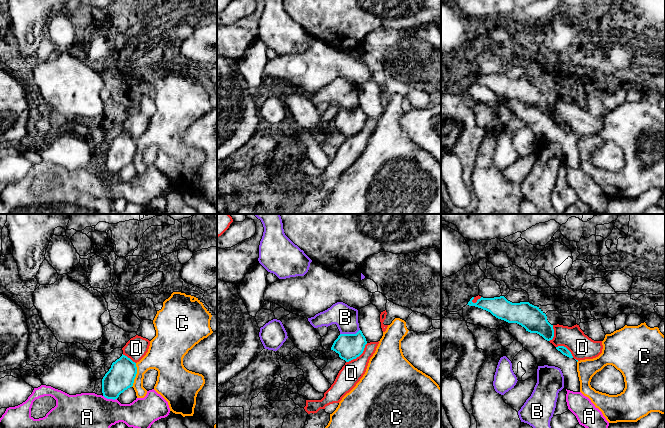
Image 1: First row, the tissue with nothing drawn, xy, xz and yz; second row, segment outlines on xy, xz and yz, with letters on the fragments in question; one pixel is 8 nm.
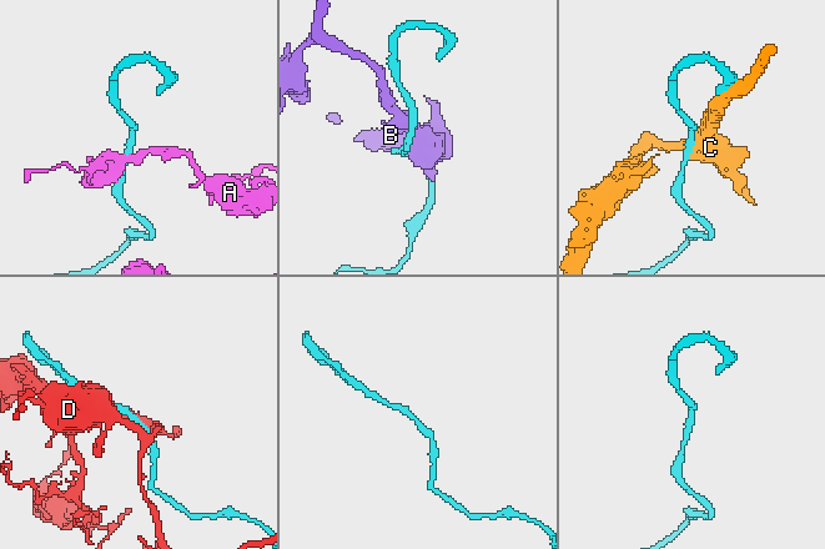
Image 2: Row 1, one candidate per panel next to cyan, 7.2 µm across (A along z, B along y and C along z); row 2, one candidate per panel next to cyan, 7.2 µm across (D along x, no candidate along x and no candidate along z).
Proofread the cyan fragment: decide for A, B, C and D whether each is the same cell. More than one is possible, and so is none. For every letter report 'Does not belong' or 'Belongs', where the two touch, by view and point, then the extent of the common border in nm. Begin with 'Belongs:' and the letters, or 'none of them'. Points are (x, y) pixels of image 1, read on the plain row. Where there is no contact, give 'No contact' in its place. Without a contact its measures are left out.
Belongs: D
A: Does not belong. Touches cyan at xy (110, 174). Shared border 120 nm
B: Does not belong. Touches cyan at xz (349, 110). Shared border 170 nm
C: Does not belong. Touches cyan at xy (135, 151). Shared border 200 nm
D: Belongs. Touches cyan at xz (358, 132). Shared border 240 nm

